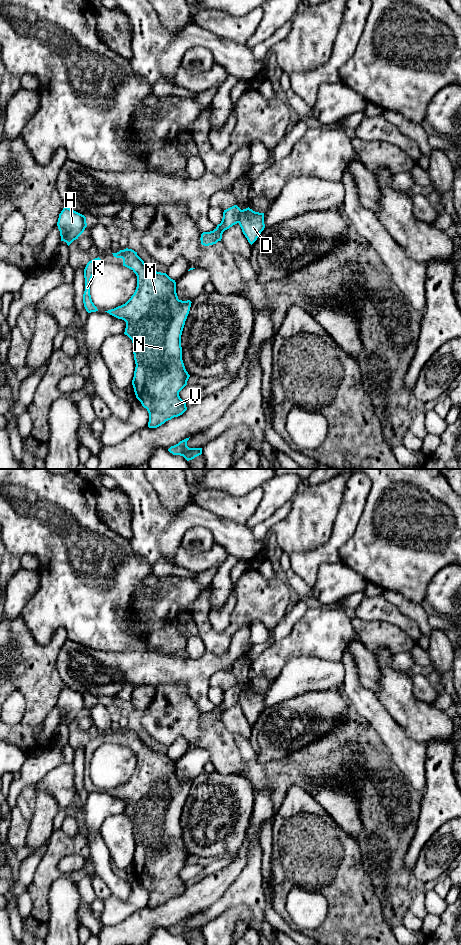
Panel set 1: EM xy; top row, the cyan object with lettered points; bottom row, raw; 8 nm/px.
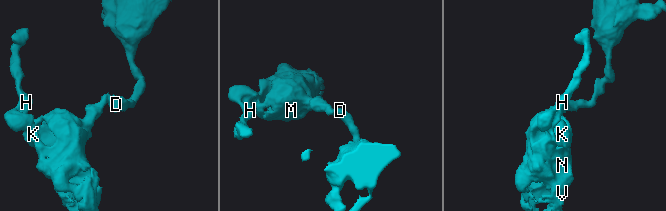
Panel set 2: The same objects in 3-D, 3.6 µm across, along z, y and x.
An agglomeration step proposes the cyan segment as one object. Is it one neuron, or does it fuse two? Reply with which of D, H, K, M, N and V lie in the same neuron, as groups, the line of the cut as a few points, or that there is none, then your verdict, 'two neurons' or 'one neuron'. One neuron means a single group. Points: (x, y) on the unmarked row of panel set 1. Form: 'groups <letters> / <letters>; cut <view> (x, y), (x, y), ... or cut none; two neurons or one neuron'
groups D / H K M N V; cut xy (242, 690), (237, 702); two neurons

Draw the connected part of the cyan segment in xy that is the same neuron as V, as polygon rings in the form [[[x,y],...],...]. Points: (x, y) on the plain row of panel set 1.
[[[126,728],[112,734],[116,738],[122,738],[123,746],[131,749],[136,754],[137,767],[134,774],[125,784],[105,792],[126,802],[124,814],[132,820],[136,844],[132,860],[134,872],[136,878],[149,893],[148,907],[157,908],[166,901],[182,895],[187,890],[186,881],[179,876],[179,872],[187,865],[190,857],[182,840],[181,815],[192,782],[190,780],[179,780],[176,773],[175,760],[171,759],[166,753],[151,749],[134,730]]]

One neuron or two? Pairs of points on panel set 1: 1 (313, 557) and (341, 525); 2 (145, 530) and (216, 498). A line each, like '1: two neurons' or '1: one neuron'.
1: one neuron
2: two neurons

